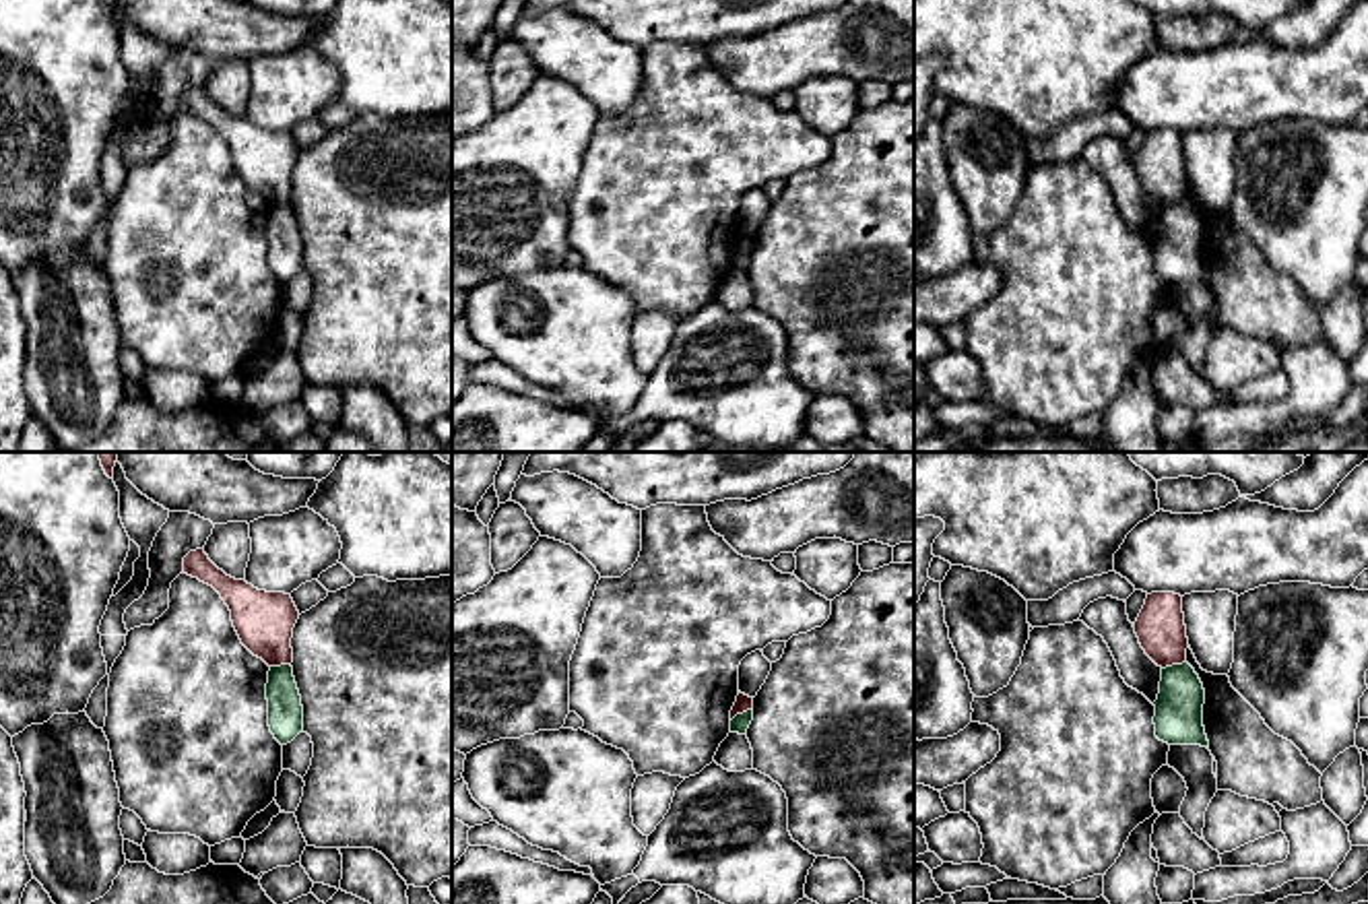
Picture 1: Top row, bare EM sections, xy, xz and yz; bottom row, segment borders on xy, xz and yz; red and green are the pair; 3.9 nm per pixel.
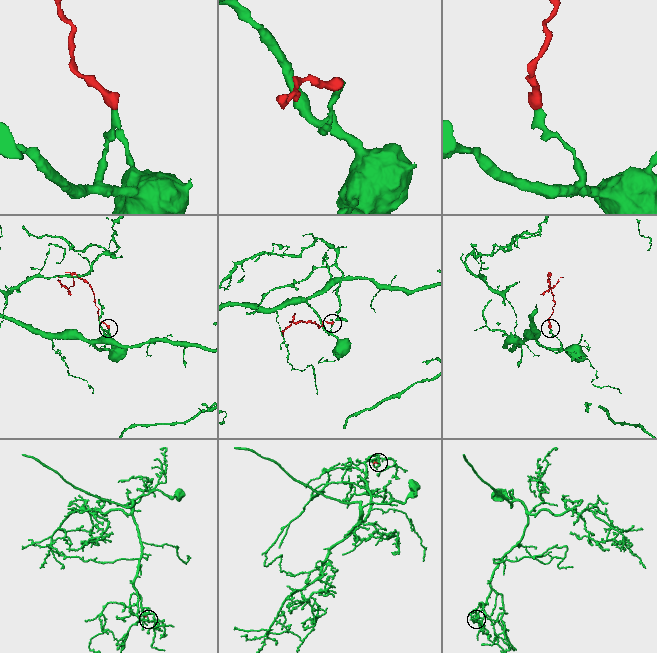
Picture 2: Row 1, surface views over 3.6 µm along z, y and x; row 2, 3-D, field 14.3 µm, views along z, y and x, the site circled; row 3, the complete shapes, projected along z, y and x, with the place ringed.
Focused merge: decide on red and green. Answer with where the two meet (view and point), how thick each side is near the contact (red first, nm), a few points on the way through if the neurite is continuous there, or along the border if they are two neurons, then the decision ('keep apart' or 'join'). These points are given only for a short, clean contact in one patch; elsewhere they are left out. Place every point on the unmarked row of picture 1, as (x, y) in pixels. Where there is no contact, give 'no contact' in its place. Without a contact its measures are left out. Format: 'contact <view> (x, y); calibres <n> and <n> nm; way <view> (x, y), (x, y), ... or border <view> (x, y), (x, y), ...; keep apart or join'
contact yz (1173, 201); calibres 190 and 190 nm; border yz (1185, 199), (1162, 207); keep apart

